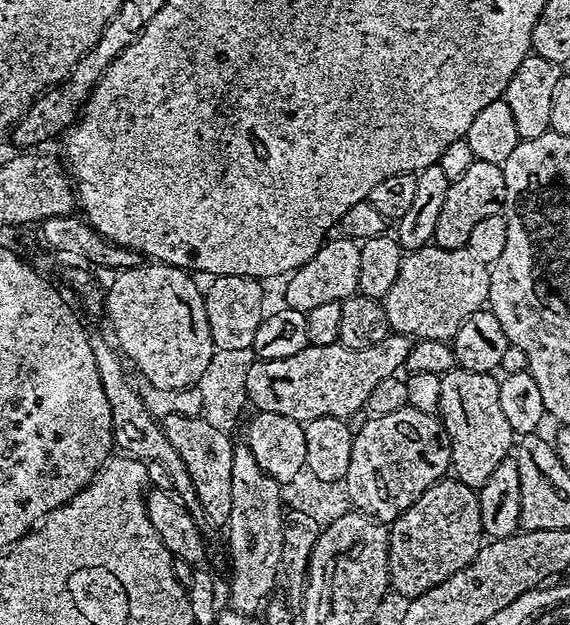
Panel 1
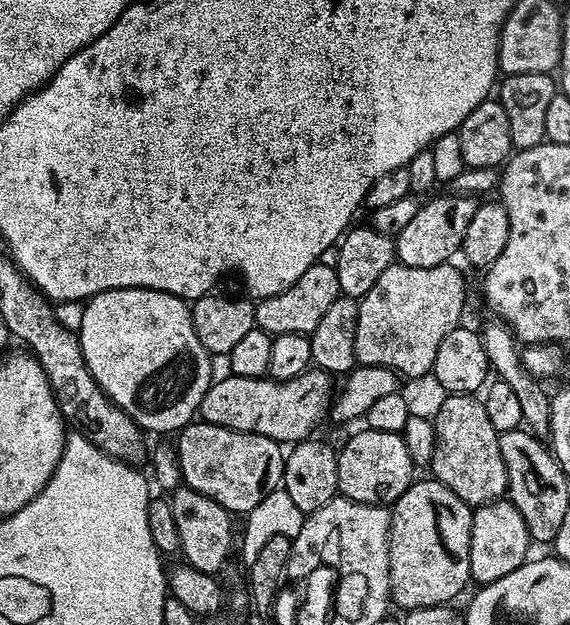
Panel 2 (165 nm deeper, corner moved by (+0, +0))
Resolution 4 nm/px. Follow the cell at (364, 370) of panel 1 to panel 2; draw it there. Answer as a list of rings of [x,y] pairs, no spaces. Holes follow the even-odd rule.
[[[319,366],[309,367],[288,380],[264,376],[222,376],[209,384],[198,412],[205,421],[223,428],[258,432],[277,442],[299,442],[313,435],[312,427],[315,426],[316,419],[324,411],[329,411],[334,396],[331,378],[333,379]]]

